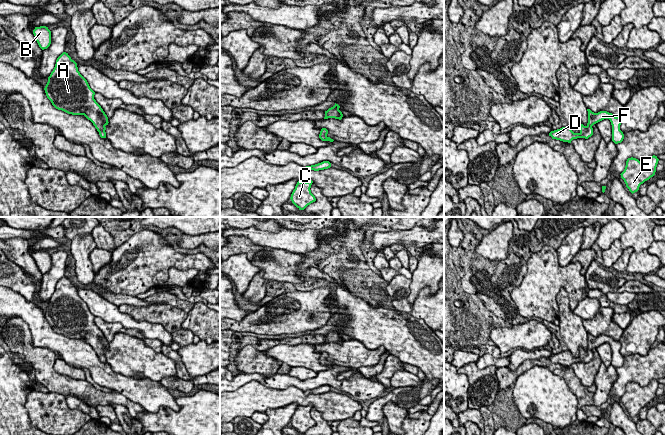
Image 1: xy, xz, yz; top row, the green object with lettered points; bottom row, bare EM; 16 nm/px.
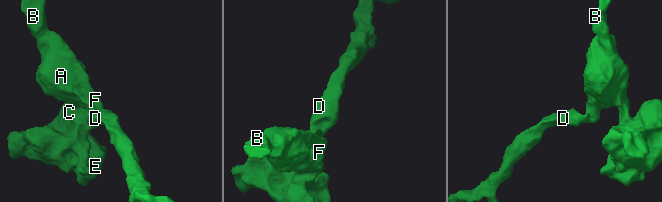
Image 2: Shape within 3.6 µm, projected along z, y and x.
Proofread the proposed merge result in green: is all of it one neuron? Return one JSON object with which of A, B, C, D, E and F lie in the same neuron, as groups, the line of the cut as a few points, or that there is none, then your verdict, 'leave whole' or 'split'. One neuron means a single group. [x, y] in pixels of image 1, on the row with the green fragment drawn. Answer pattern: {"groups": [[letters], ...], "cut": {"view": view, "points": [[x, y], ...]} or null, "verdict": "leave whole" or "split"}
{"groups": [["A", "B", "C", "D", "E", "F"]], "cut": null, "verdict": "leave whole"}

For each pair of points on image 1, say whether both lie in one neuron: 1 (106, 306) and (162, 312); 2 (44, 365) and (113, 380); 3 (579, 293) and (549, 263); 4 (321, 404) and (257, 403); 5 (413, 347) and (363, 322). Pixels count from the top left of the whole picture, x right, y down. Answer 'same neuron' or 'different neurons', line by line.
1: different neurons
2: different neurons
3: same neuron
4: same neuron
5: same neuron

